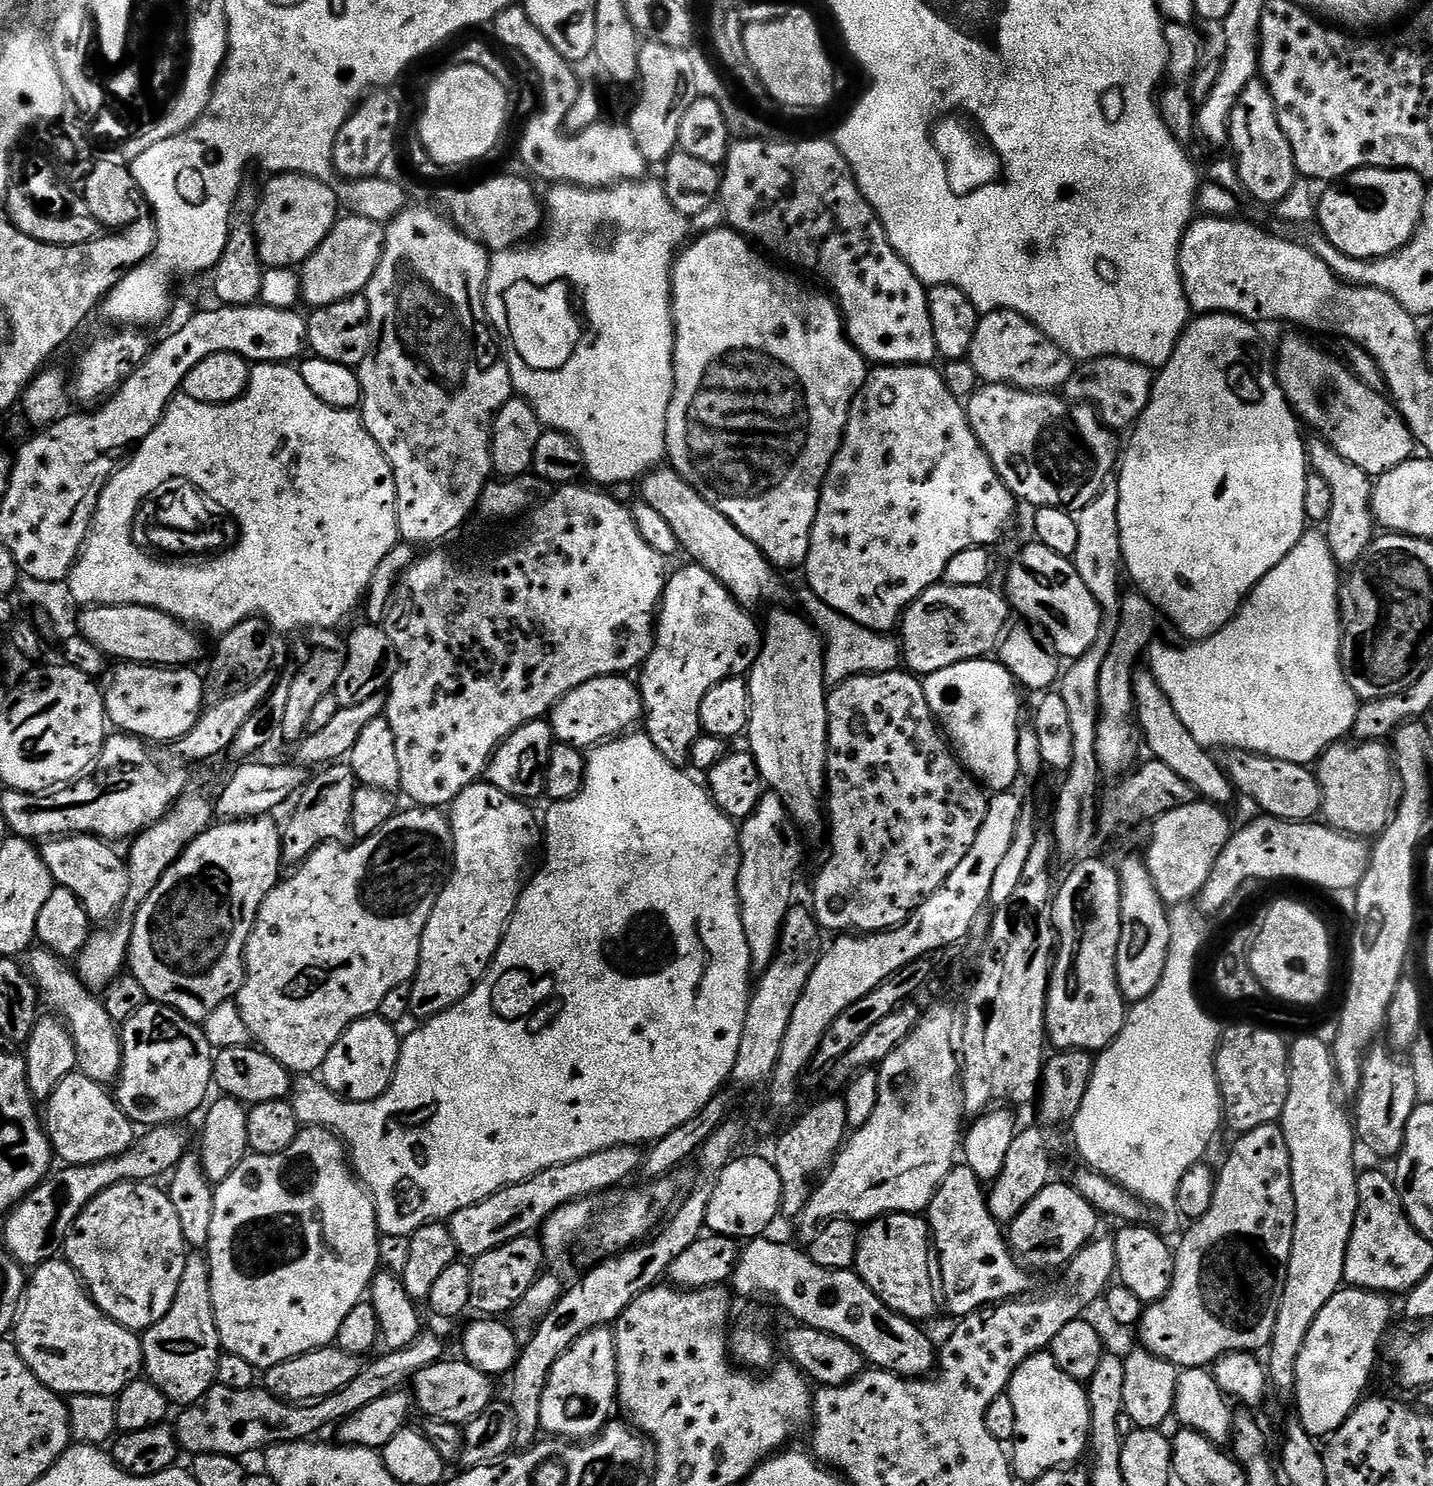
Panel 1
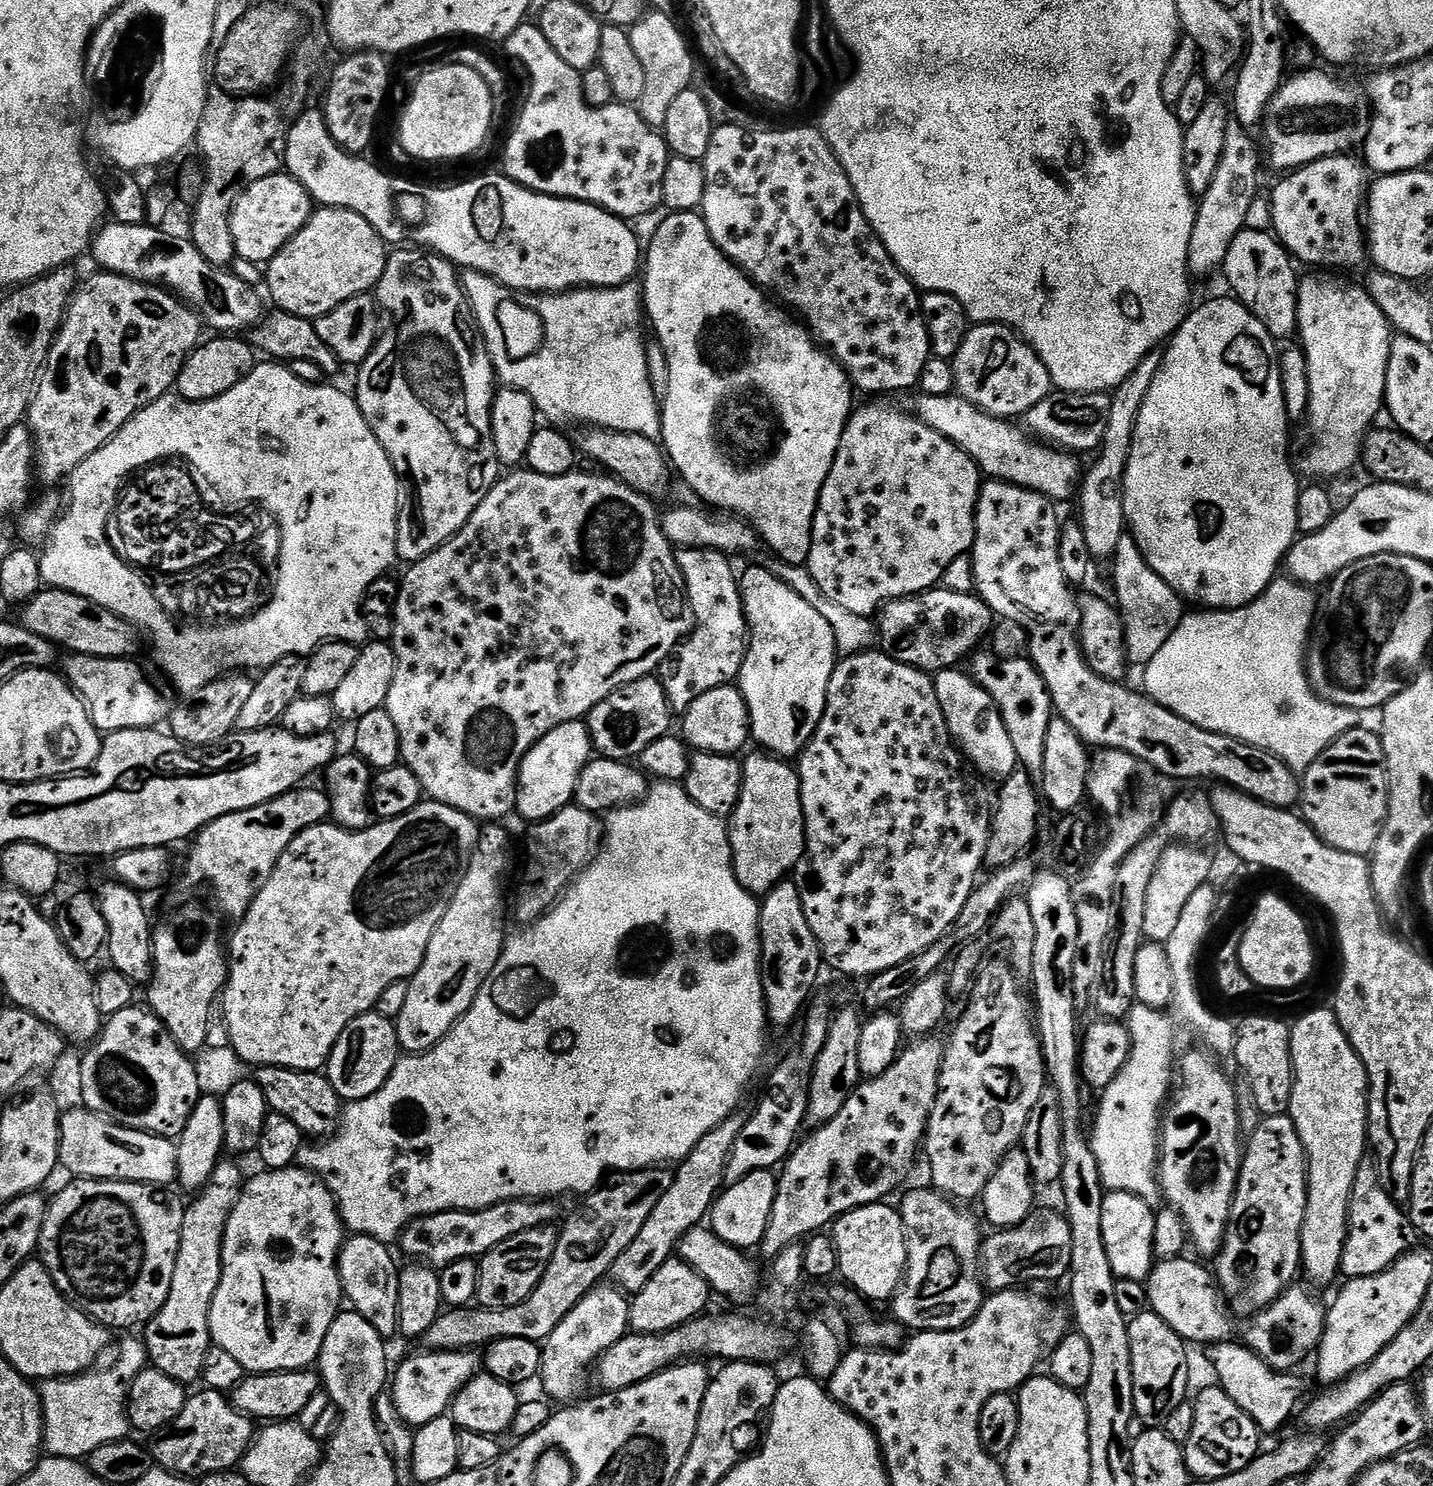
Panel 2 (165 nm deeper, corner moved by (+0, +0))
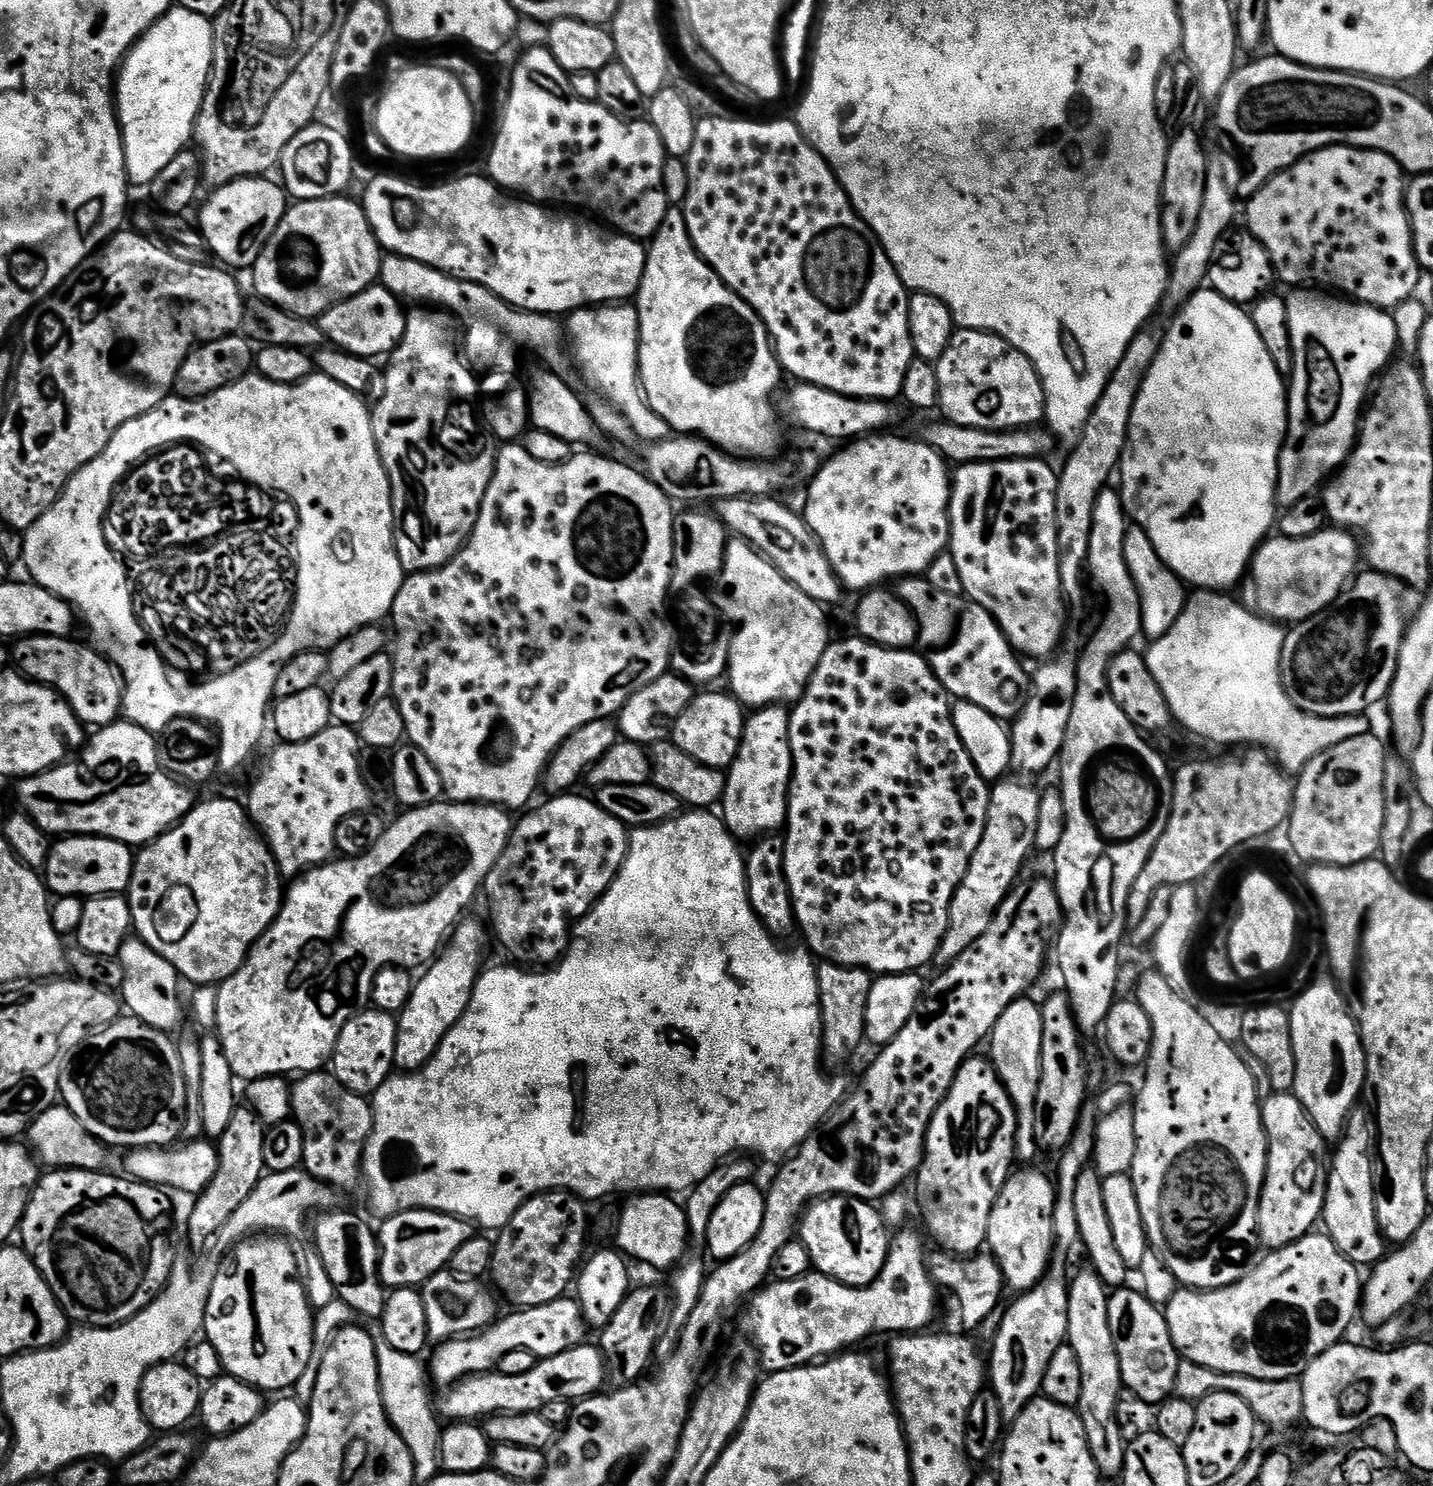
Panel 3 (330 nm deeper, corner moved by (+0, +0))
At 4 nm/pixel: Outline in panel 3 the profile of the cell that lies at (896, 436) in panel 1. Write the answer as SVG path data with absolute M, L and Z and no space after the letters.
M873 434L859 440L853 440L841 450L837 456L832 456L821 465L819 472L811 477L808 488L808 501L802 507L804 521L810 526L810 530L820 540L824 547L826 558L830 566L835 570L836 576L840 579L845 589L860 588L859 590L871 590L883 585L883 580L899 581L901 578L919 576L927 573L927 570L934 561L940 557L949 547L952 534L952 521L949 519L948 508L952 505L952 482L950 465L939 452L935 452L928 444L916 440L903 440L900 436L888 436L892 434Z

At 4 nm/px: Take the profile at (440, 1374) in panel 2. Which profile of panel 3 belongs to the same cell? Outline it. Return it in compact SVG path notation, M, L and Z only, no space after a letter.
M561 1298L546 1302L546 1306L512 1310L509 1316L503 1316L493 1320L483 1332L435 1345L432 1364L430 1360L430 1380L437 1389L440 1387L440 1390L447 1390L470 1376L488 1374L499 1369L502 1358L506 1358L506 1354L514 1354L514 1350L526 1350L545 1360L554 1358L554 1354L562 1354L568 1348L576 1348L586 1340L584 1315L575 1298Z

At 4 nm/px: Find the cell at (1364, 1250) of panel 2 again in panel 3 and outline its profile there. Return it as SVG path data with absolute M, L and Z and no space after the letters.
M1364 1106L1357 1107L1348 1117L1344 1135L1340 1137L1336 1147L1330 1160L1322 1228L1350 1263L1375 1266L1386 1255L1384 1232L1380 1229L1376 1213L1378 1164L1374 1157L1378 1152L1378 1137L1375 1115L1369 1109L1367 1112Z

